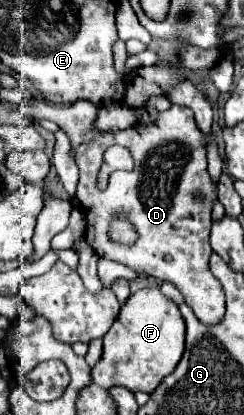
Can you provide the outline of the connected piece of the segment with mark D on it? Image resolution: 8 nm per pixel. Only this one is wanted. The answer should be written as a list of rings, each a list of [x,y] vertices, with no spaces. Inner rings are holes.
[[[36,101],[34,107],[18,105],[18,109],[24,111],[26,115],[32,115],[34,119],[50,119],[68,133],[68,137],[72,141],[72,155],[80,169],[76,195],[84,207],[84,217],[88,221],[86,237],[88,237],[88,243],[94,247],[94,251],[102,259],[118,261],[118,263],[134,269],[136,273],[144,273],[144,275],[156,277],[160,281],[170,281],[184,295],[186,305],[194,311],[194,315],[200,319],[200,323],[204,323],[204,325],[220,323],[220,319],[224,319],[224,291],[208,267],[208,259],[212,255],[209,243],[212,227],[210,214],[213,202],[218,199],[218,183],[214,183],[210,179],[208,159],[206,159],[206,149],[208,149],[212,135],[206,135],[198,129],[192,109],[188,109],[184,105],[172,105],[170,109],[160,111],[156,121],[134,123],[132,127],[128,127],[124,131],[116,131],[116,133],[104,133],[104,131],[92,129],[92,121],[96,117],[98,107],[92,107],[92,103],[84,103],[84,101],[74,103],[72,107],[56,107],[48,101]],[[112,145],[124,145],[130,151],[130,155],[134,159],[134,169],[132,171],[114,171],[108,179],[108,187],[104,191],[100,191],[96,183],[98,183],[98,173],[100,173],[100,165],[102,165],[102,155]],[[196,193],[200,193],[202,199],[196,199]],[[116,215],[124,215],[126,221],[134,225],[134,229],[138,233],[136,243],[124,245],[124,243],[112,241],[108,231],[110,231],[110,225]]]

